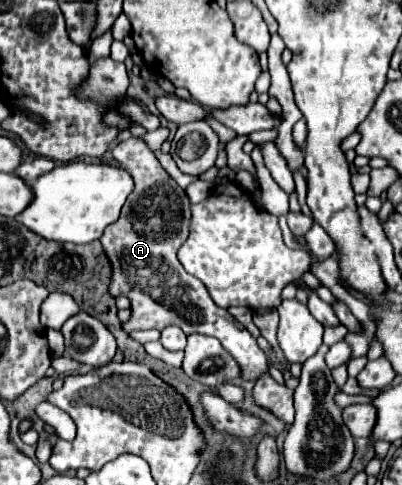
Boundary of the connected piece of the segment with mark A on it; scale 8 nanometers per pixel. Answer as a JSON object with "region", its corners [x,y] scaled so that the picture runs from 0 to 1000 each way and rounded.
{"region":[[[343,285],[289,297],[279,305],[279,322],[333,367],[333,396],[313,408],[299,449],[274,462],[249,491],[279,553],[269,606],[284,614],[313,610],[323,619],[328,647],[313,676],[328,685],[443,672],[463,689],[488,685],[532,693],[582,734],[582,742],[592,742],[602,755],[602,779],[637,784],[667,763],[662,730],[647,722],[622,685],[567,647],[567,639],[532,627],[512,590],[493,573],[473,569],[438,528],[473,482],[473,412],[463,396]]]}

